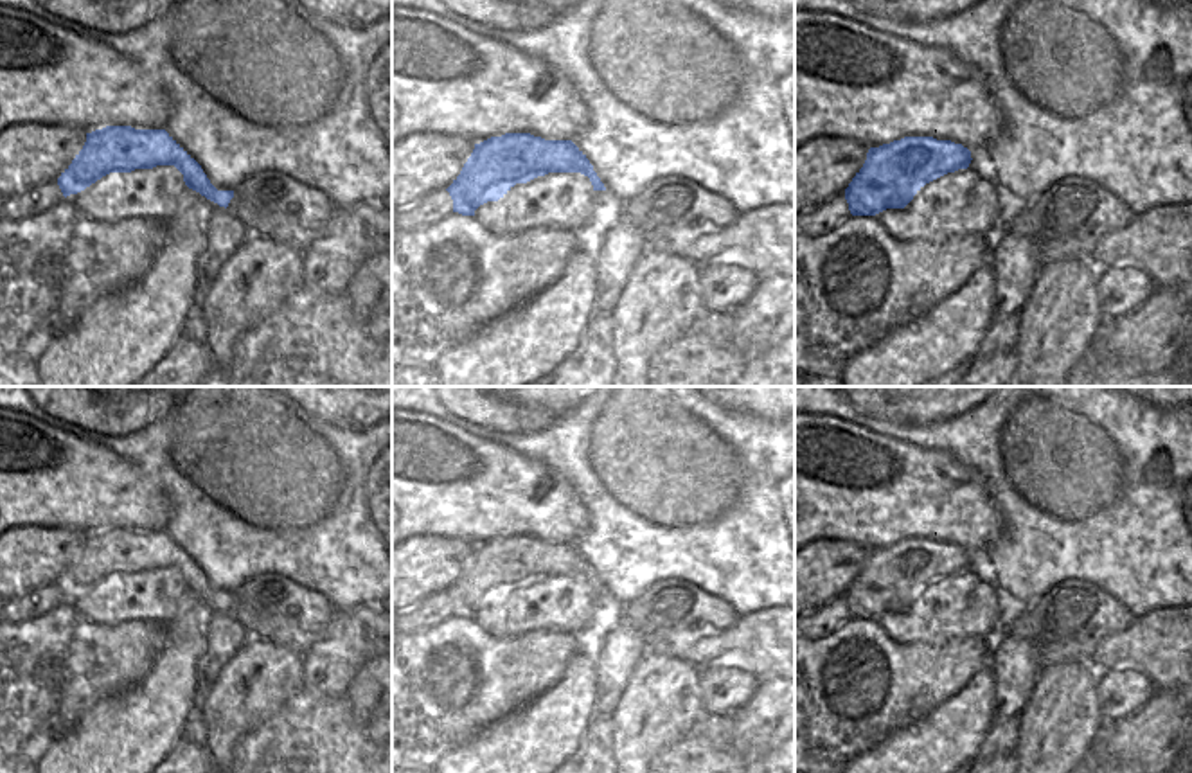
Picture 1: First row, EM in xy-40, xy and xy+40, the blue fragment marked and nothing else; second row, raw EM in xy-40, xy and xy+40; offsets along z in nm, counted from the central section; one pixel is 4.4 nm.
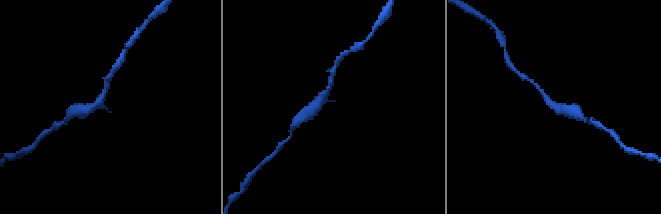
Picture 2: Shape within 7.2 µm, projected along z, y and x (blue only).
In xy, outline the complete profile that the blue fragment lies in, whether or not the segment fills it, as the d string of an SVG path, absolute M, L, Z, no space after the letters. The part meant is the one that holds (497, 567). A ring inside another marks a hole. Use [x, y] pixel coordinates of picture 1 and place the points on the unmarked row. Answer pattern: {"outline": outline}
{"outline": "M505 536L475 546L446 593L453 602L453 615L475 618L480 608L498 604L516 586L548 575L581 575L590 581L593 593L606 593L586 557L572 543L545 543L530 536Z"}

